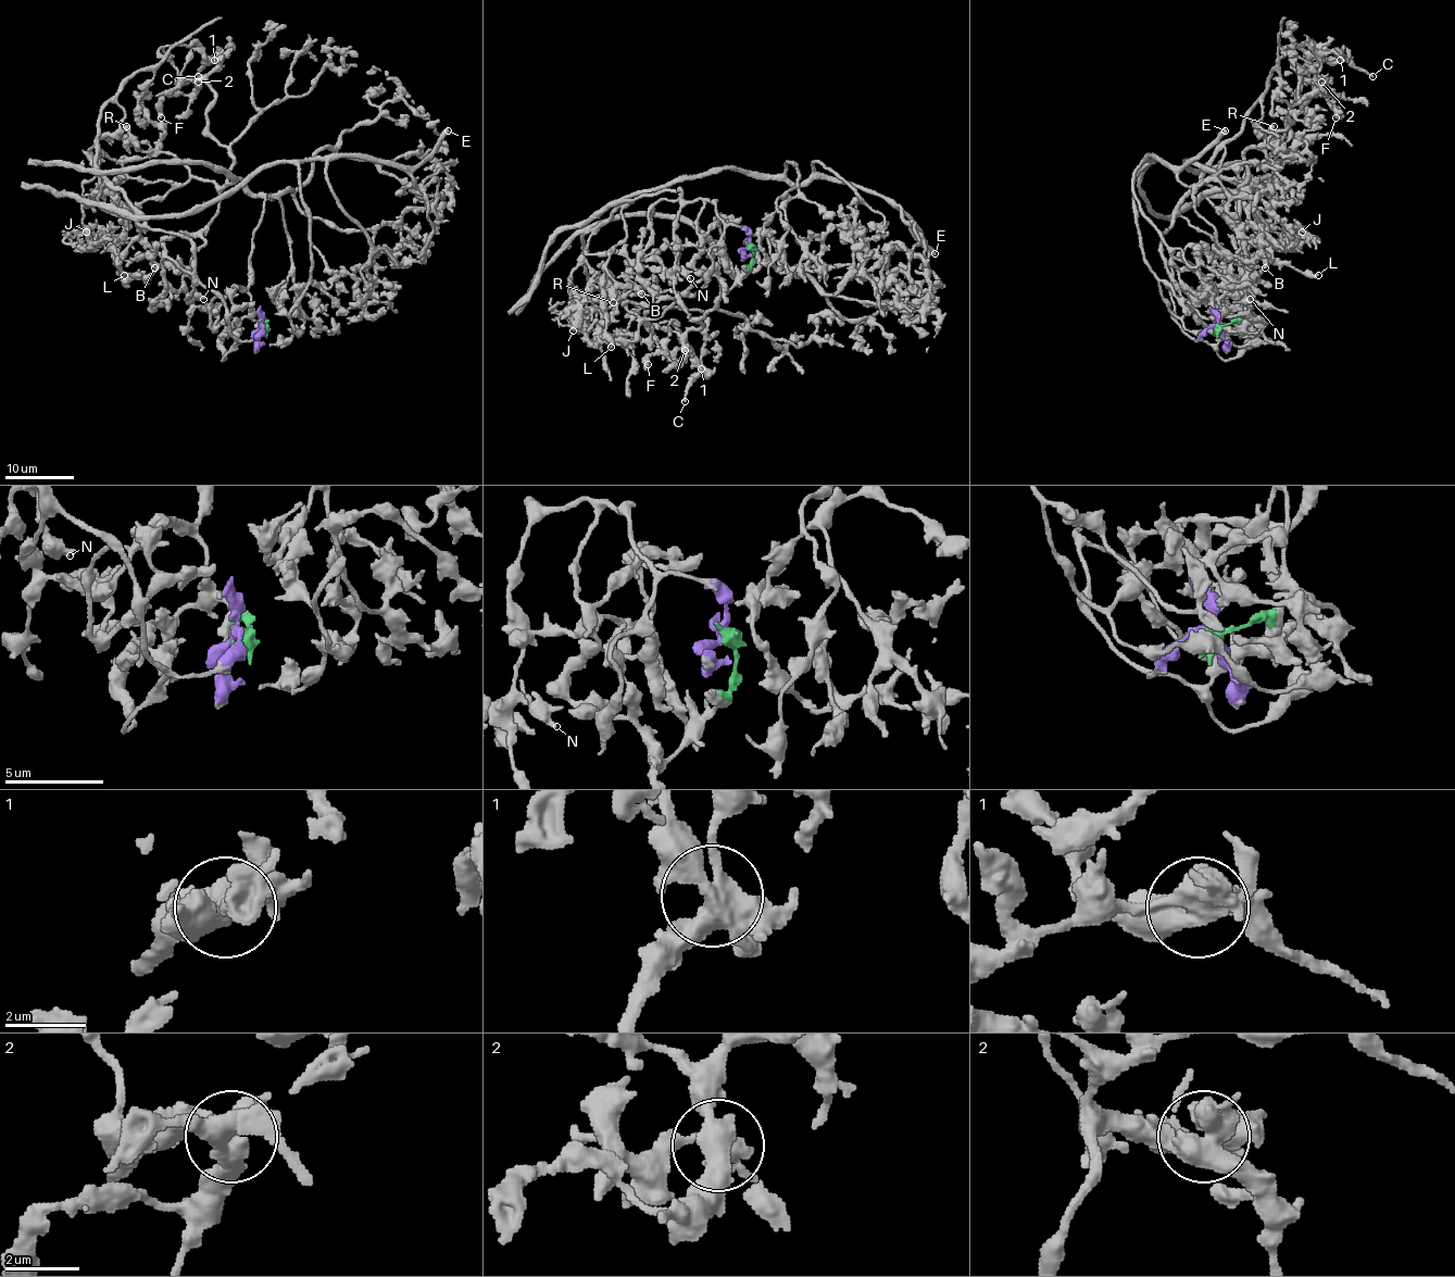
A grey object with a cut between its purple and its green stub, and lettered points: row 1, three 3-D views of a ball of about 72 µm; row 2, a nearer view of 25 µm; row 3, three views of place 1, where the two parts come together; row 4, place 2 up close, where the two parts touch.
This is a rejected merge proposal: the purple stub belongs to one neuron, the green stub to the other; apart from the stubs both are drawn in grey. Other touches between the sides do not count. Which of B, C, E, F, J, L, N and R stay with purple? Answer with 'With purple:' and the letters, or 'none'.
With purple: E, J, L

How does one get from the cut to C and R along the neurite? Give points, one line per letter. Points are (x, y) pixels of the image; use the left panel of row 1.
C: (262, 328), (249, 279), (264, 200), (227, 180), (233, 157), (209, 130), (207, 77), (217, 63), (198, 77)
R: (262, 328), (249, 279), (264, 200), (240, 180), (200, 180), (177, 158), (141, 151), (125, 125)

